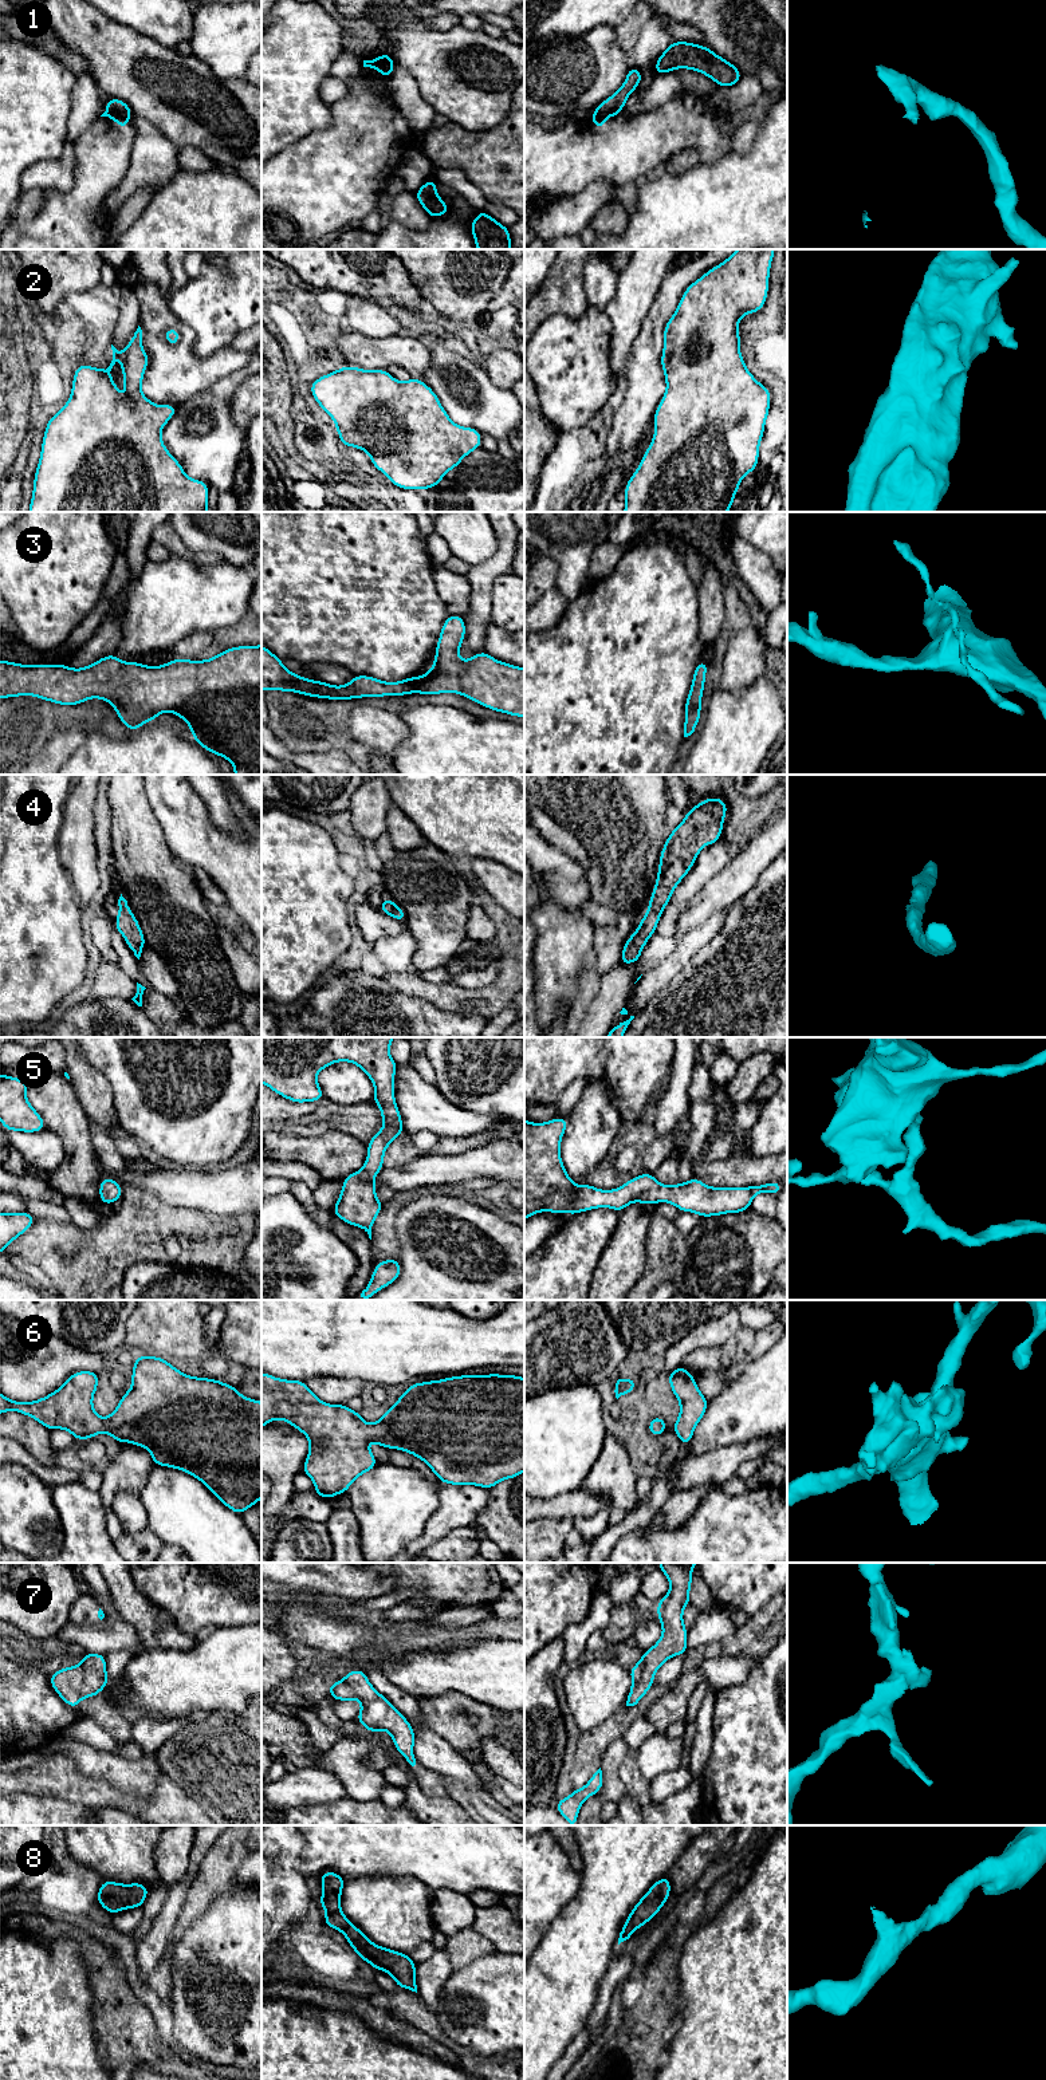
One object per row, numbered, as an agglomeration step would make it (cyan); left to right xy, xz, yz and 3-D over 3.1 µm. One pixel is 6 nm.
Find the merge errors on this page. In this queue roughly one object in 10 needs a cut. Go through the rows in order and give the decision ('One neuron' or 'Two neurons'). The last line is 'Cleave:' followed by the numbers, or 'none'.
1: Two neurons
2: One neuron
3: One neuron
4: One neuron
5: One neuron
6: One neuron
7: One neuron
8: One neuron
Cleave: 1

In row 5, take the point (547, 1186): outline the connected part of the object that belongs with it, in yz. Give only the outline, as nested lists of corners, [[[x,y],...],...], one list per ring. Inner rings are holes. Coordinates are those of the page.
[[[567,1116],[546,1123],[524,1119],[524,1221],[543,1210],[574,1216],[612,1208],[621,1213],[632,1202],[645,1205],[664,1201],[680,1212],[692,1212],[703,1218],[750,1210],[756,1194],[770,1193],[776,1197],[782,1189],[780,1181],[747,1187],[711,1187],[696,1177],[685,1183],[666,1186],[645,1171],[613,1190],[601,1190],[589,1183],[575,1186],[559,1151],[567,1124]]]

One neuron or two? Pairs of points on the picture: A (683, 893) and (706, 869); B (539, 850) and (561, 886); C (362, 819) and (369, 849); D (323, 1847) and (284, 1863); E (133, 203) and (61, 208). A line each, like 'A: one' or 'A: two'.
A: one
B: one
C: two
D: two
E: two

